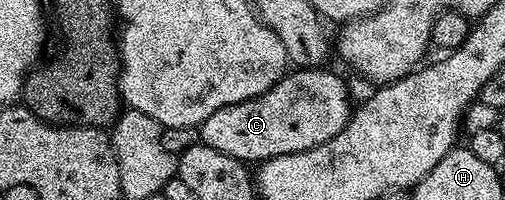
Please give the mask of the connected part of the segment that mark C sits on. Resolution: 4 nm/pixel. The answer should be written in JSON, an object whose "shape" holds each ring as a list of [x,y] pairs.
{"shape":[[[325,67],[294,68],[263,95],[215,111],[215,115],[199,126],[200,144],[215,147],[237,161],[260,163],[327,143],[343,131],[351,116],[351,94],[346,78],[327,70]]]}

